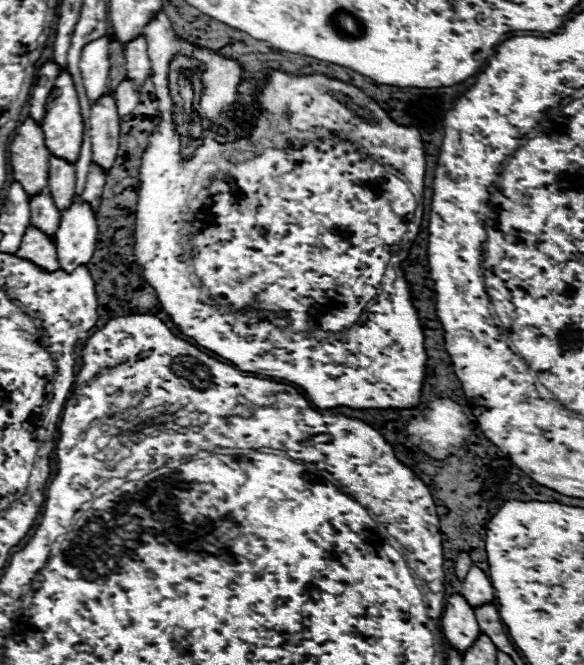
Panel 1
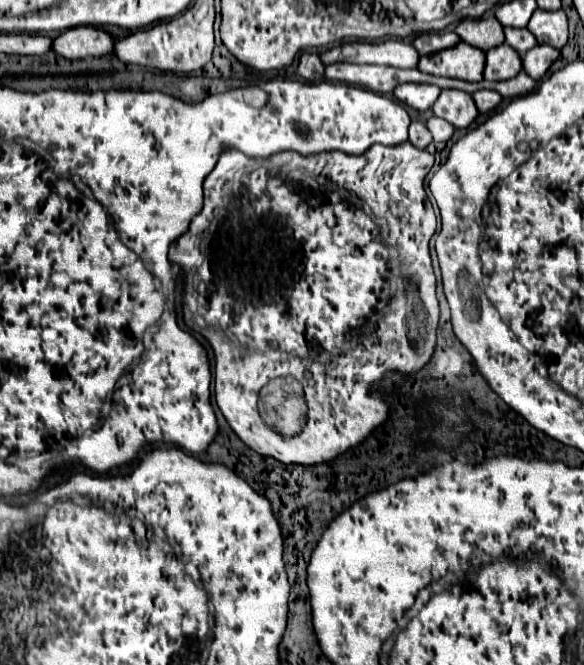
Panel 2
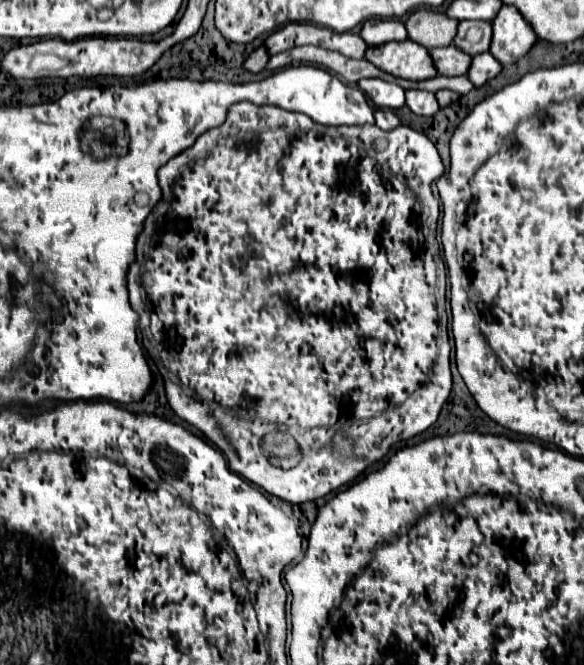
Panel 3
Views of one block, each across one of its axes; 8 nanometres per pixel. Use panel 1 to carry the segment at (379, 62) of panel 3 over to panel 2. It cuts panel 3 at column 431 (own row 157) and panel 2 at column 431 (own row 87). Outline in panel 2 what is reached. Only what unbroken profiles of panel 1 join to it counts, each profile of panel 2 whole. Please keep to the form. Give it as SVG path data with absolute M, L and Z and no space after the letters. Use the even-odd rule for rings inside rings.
M460 42L454 48L422 56L418 62L418 70L434 76L460 78L466 82L480 82L484 76L486 54L466 42Z

